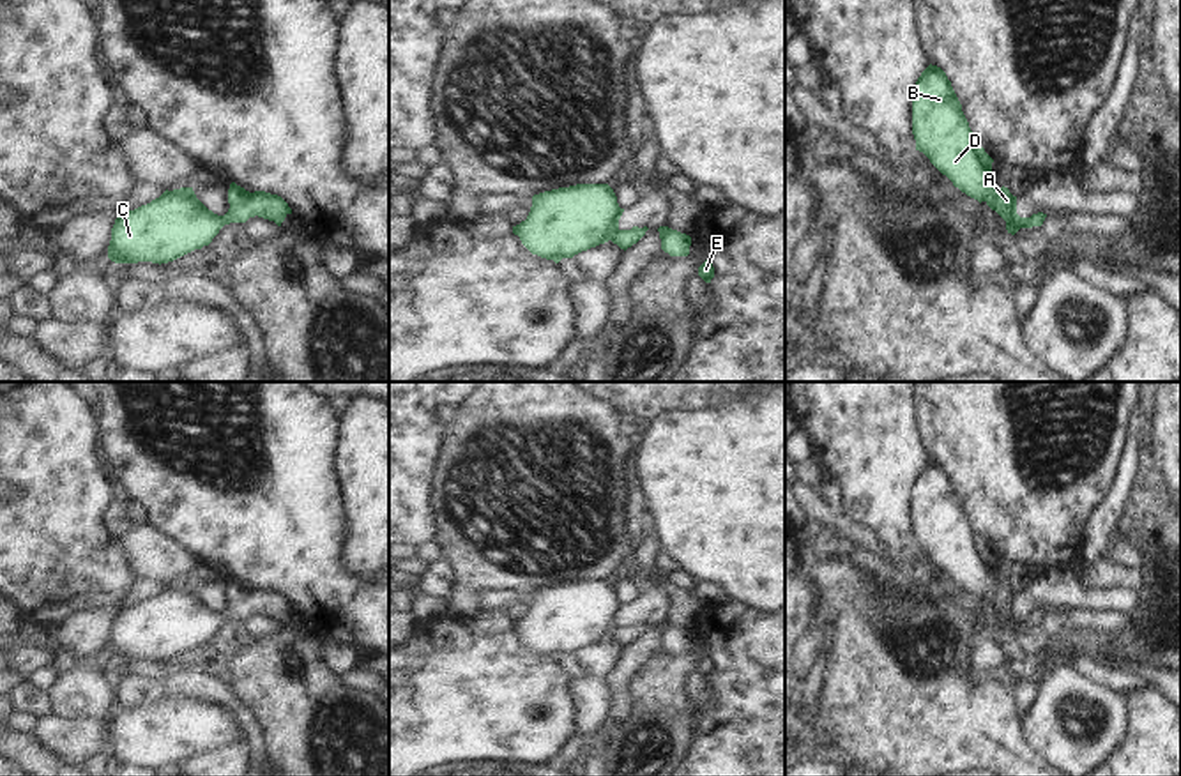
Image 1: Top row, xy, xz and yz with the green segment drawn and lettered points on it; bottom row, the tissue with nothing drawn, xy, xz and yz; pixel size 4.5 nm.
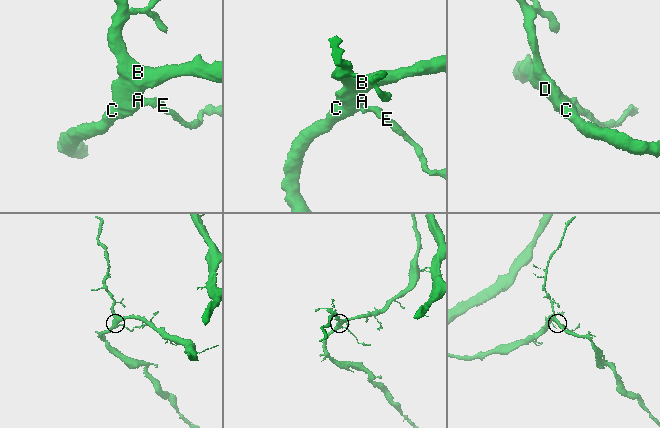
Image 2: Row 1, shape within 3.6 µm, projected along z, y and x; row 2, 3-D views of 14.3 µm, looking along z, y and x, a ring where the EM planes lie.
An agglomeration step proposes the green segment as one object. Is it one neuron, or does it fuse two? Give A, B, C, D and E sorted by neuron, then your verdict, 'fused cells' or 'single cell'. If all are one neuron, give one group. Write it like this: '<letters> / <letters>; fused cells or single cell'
A B C D E; single cell

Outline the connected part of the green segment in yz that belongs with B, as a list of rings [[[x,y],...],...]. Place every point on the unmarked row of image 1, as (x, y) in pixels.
[[[932,460],[912,486],[912,530],[916,546],[923,548],[955,583],[995,606],[1006,617],[1008,629],[1043,620],[1047,610],[1020,613],[1017,592],[995,580],[994,555],[972,532],[946,468]]]

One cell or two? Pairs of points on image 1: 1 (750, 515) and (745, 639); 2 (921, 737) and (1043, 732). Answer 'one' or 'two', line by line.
1: two
2: two

